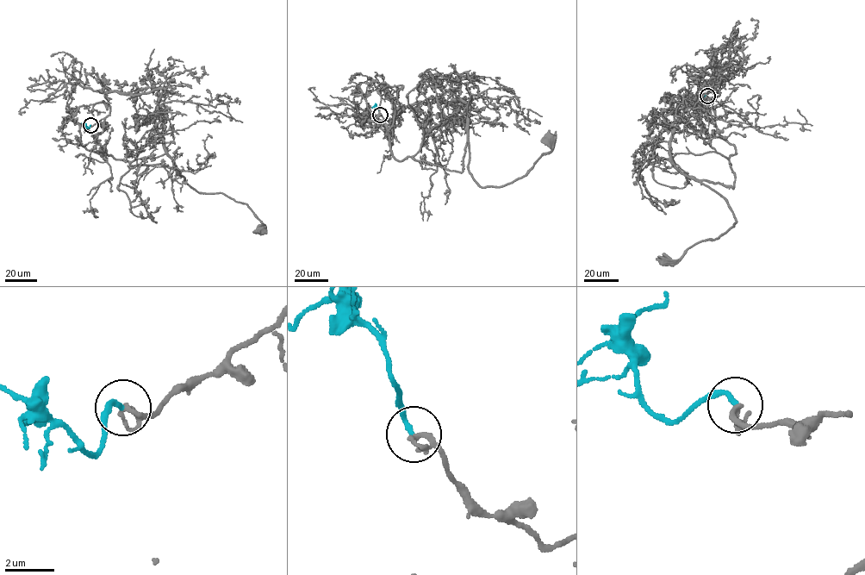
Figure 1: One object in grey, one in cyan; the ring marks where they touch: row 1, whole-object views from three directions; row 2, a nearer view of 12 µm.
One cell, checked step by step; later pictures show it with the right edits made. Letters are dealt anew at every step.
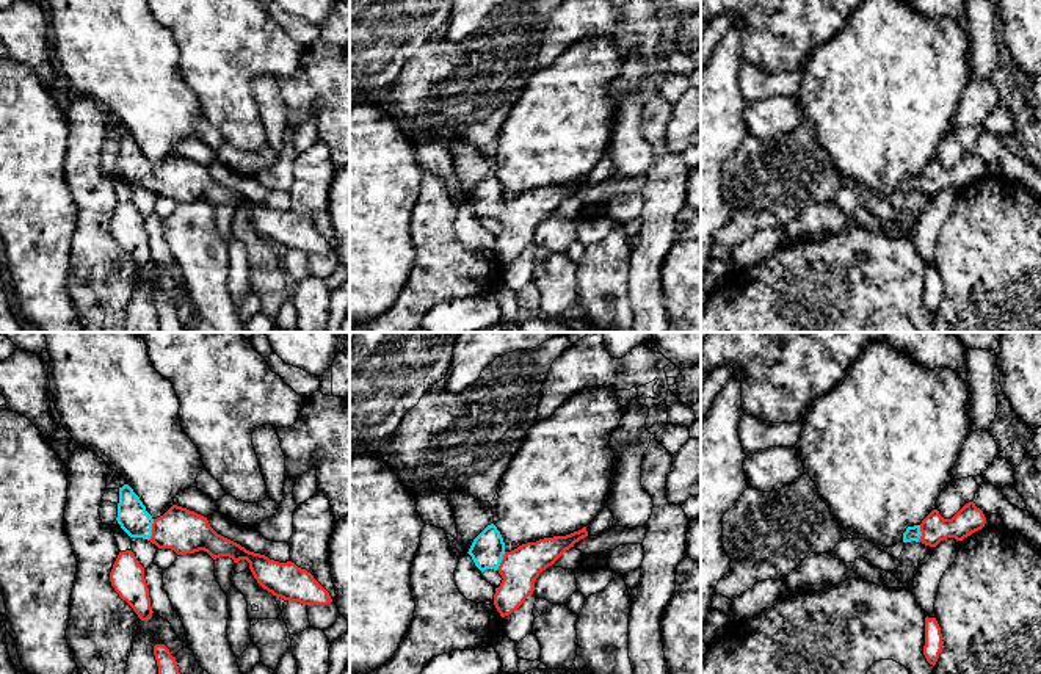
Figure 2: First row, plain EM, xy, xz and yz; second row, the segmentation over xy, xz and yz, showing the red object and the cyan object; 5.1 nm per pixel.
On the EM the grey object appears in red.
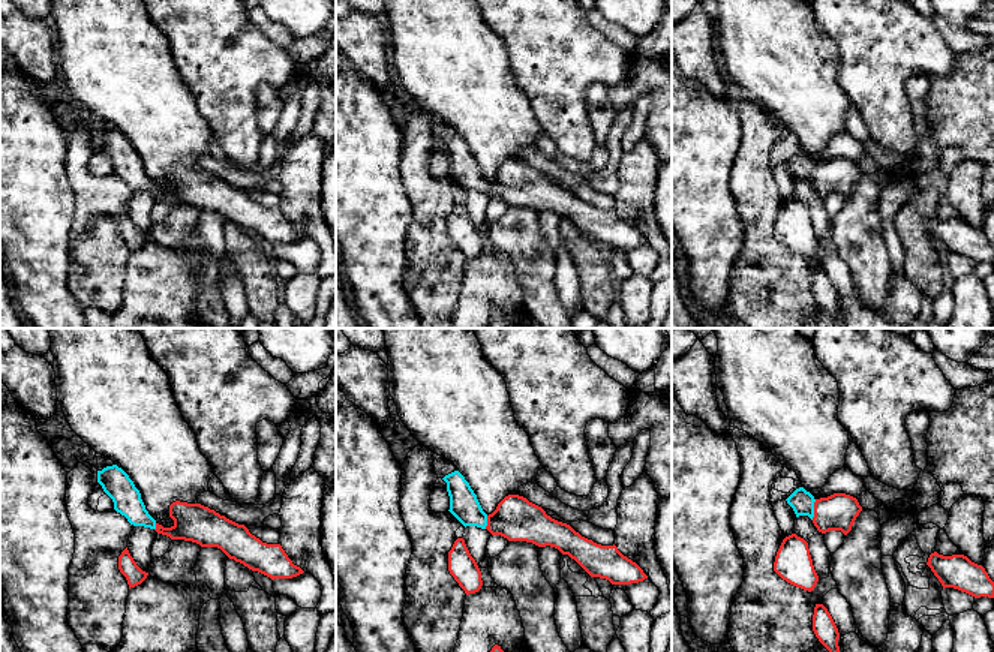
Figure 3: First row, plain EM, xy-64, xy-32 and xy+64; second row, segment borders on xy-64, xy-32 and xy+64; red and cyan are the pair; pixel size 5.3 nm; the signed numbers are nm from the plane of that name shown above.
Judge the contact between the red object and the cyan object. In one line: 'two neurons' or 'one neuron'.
one neuron

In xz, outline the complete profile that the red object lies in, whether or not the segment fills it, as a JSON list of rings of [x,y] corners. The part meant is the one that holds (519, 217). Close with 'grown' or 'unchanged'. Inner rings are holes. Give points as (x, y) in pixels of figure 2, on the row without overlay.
[[[491,172],[473,188],[467,202],[481,221],[494,218],[502,224],[503,229],[495,237],[494,254],[505,266],[533,243],[539,223],[586,185],[588,180],[583,176],[566,185],[544,187],[506,201],[500,180]]] | grown

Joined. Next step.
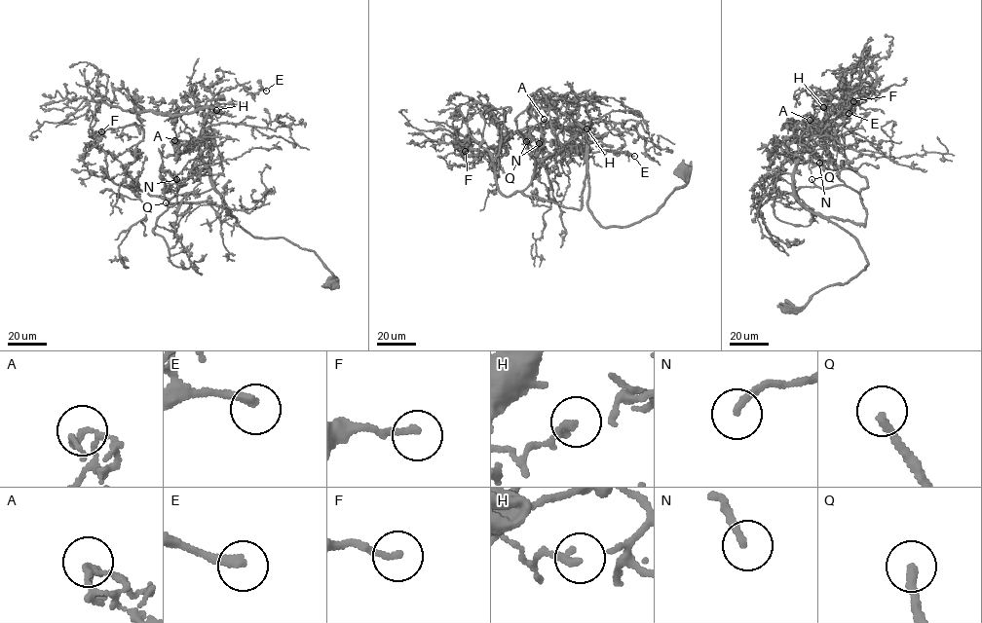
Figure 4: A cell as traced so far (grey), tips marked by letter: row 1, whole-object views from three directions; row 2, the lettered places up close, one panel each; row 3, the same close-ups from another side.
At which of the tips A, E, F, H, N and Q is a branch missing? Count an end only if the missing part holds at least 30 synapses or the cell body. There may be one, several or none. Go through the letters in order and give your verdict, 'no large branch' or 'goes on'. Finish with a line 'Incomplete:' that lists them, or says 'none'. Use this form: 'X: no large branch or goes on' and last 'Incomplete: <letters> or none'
A: no large branch
E: no large branch
F: no large branch
H: no large branch
N: goes on
Q: goes on
Incomplete: N, Q

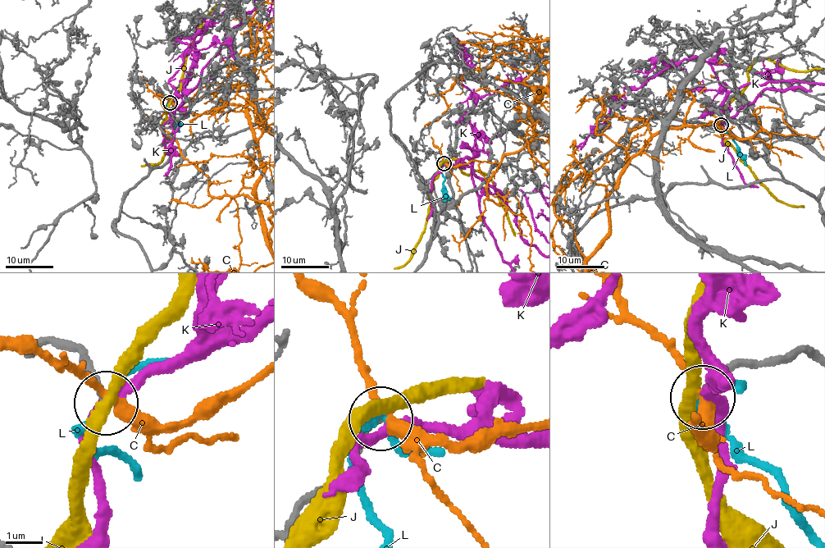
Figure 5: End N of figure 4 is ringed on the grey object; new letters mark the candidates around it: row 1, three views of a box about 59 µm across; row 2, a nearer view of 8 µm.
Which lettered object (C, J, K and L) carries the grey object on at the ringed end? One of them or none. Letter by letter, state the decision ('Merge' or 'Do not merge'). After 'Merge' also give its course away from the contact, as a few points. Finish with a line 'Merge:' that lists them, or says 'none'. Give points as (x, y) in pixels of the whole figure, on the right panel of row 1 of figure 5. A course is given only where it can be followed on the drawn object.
C: Do not merge
J: Do not merge
K: Do not merge
L: Do not merge
Merge: none

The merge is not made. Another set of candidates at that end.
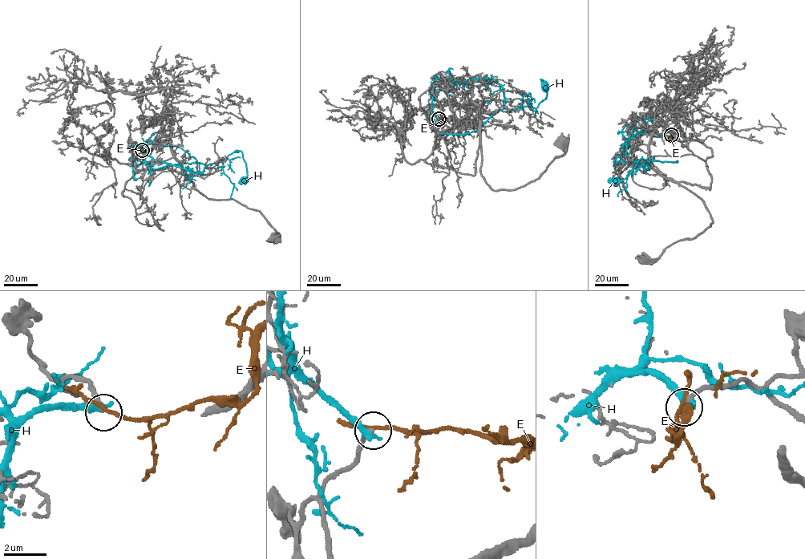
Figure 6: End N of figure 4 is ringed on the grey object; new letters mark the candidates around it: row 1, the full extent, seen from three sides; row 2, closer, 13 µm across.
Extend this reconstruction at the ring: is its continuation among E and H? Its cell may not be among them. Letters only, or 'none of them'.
none of them

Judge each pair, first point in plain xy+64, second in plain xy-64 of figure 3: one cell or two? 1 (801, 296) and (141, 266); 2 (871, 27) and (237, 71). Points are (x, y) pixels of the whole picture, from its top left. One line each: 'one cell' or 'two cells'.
1: two cells
2: one cell

